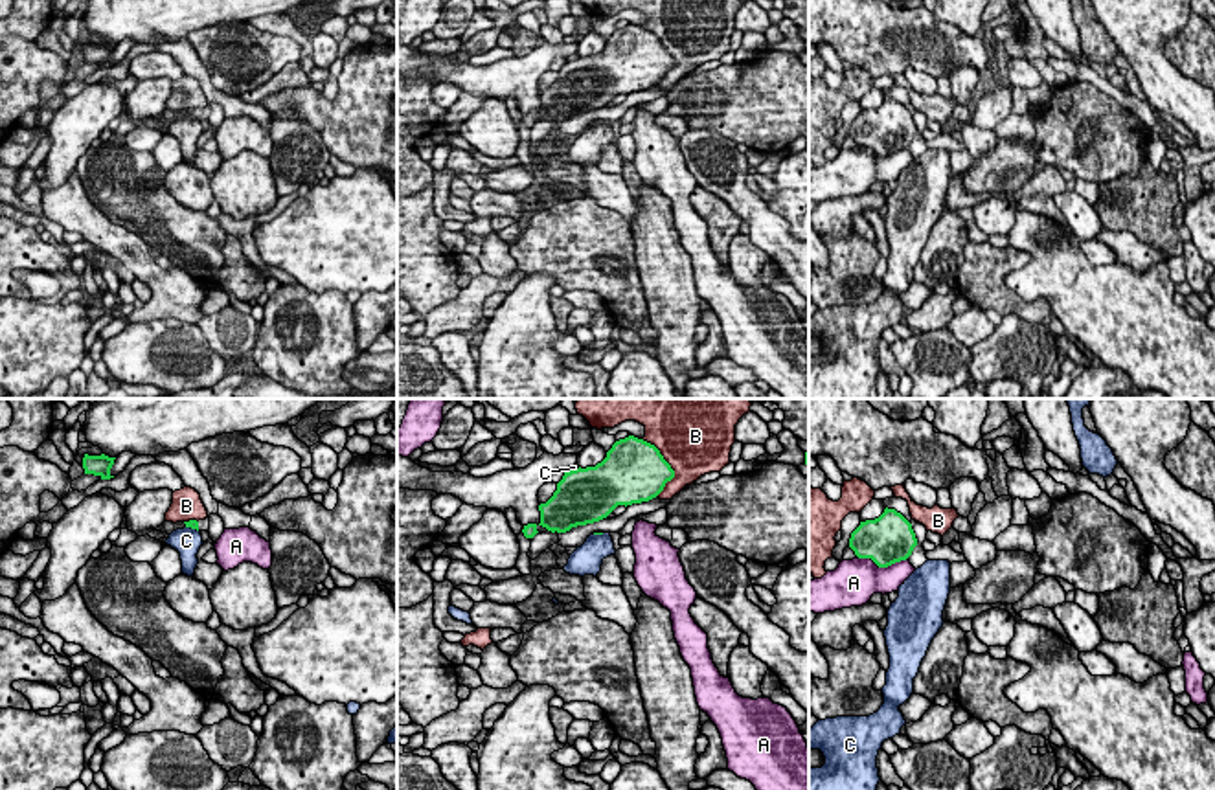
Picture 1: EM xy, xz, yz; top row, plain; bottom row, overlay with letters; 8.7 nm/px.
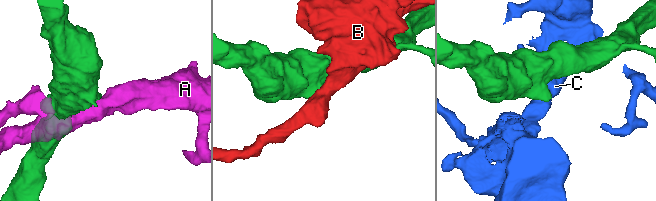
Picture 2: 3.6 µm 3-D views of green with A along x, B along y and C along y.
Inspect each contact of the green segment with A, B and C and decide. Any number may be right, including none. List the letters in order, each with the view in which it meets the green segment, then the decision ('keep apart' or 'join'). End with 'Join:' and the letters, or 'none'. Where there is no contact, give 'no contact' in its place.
A: contact in yz; keep apart
B: contact in xz; keep apart
C: contact in xz; keep apart
Join: none

